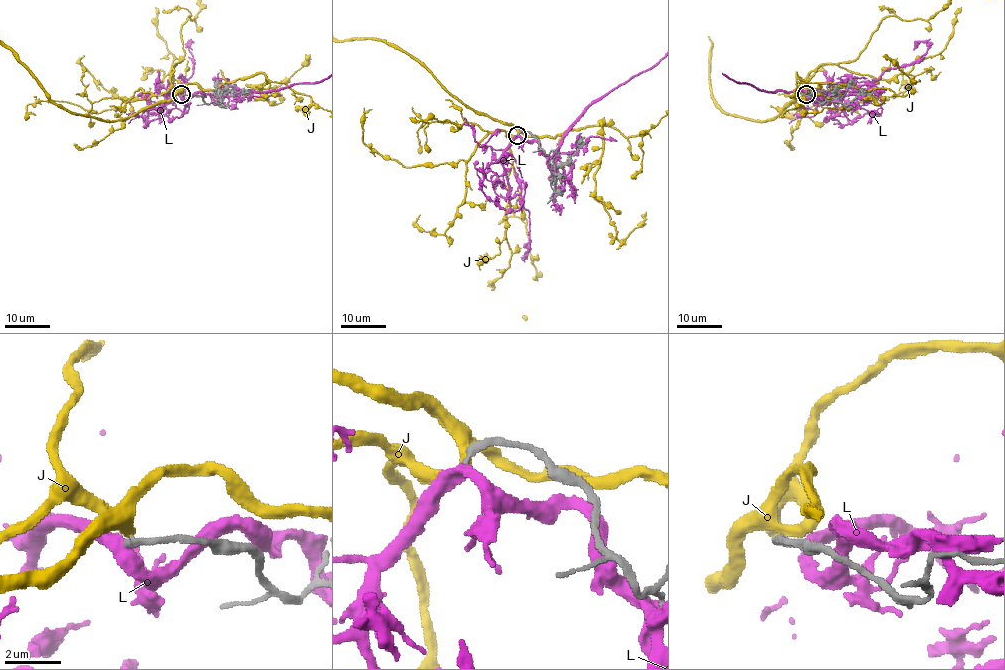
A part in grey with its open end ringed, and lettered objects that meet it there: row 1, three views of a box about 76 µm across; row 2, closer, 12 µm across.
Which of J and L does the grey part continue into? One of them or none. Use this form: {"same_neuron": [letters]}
{"same_neuron": []}

